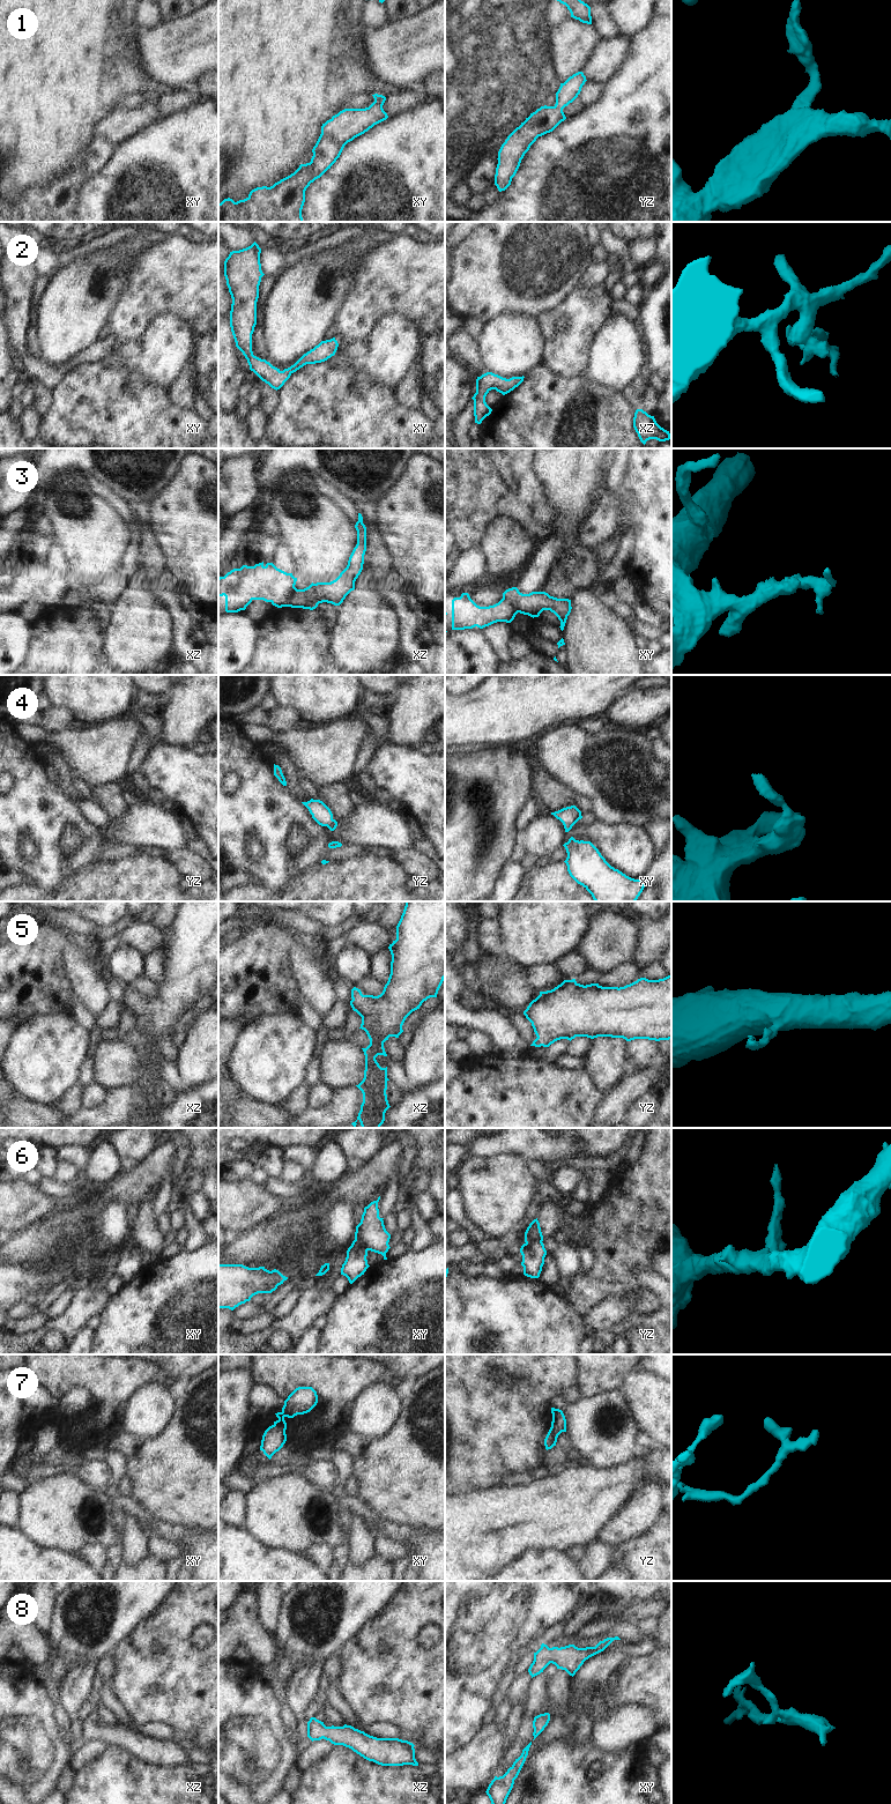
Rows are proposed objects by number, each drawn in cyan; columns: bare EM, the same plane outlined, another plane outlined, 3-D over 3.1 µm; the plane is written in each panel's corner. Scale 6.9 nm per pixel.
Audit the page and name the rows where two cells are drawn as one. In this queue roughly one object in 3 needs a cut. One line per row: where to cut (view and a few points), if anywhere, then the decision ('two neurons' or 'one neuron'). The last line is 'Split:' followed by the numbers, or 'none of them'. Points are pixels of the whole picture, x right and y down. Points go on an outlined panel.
1: no cut; one neuron
2: no cut; one neuron
3: cut in xz along (295, 587), (282, 606); two neurons
4: no cut; one neuron
5: no cut; one neuron
6: cut in yz along (541, 1240), (532, 1240), (526, 1244); two neurons
7: cut in xy along (281, 1412), (284, 1416); two neurons
8: no cut; one neuron
Split: 3, 6, 7

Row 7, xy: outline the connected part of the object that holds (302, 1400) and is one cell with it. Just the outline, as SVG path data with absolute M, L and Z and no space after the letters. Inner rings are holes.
M298 1387L284 1401L282 1413L284 1417L294 1418L310 1412L317 1403L318 1395L312 1387Z

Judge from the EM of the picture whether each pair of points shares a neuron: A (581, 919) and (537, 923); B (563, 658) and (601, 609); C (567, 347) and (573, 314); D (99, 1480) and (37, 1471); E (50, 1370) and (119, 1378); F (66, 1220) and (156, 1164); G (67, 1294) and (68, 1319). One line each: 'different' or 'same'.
A: same
B: different
C: same
D: same
E: same
F: same
G: different

